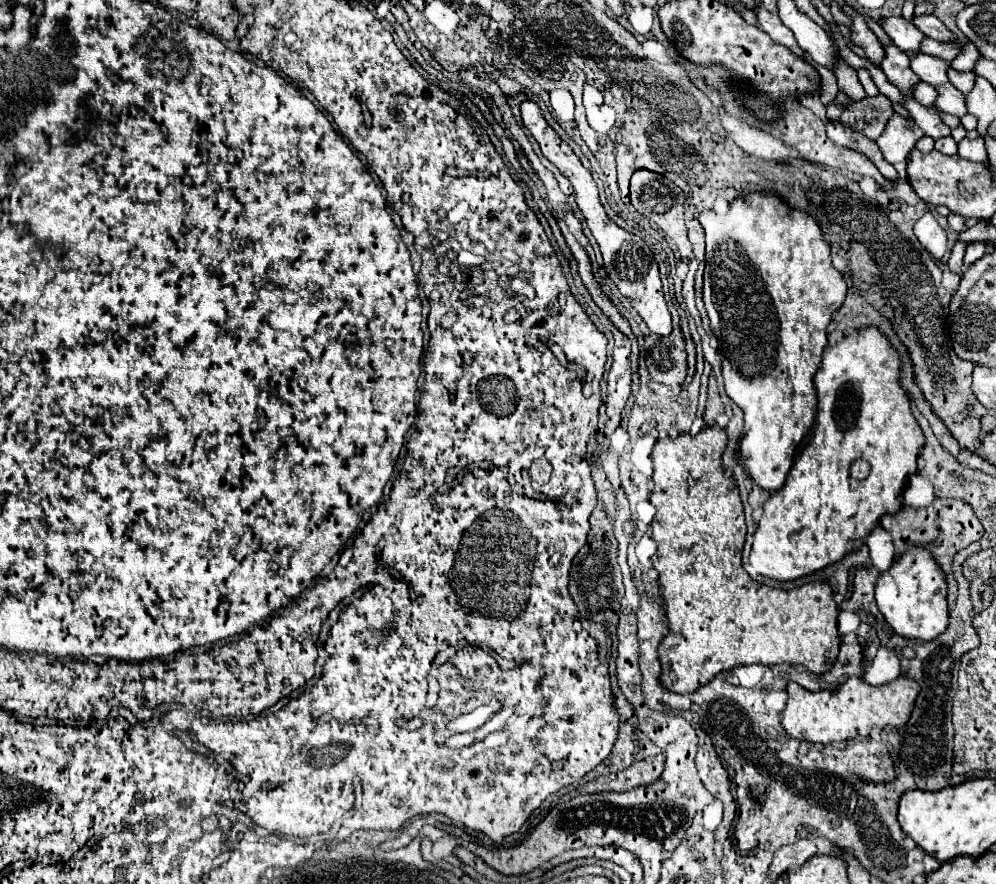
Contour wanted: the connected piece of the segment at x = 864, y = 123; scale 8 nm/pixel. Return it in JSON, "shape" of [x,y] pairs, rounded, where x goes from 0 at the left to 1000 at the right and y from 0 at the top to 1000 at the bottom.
{"shape":[[[882,106],[878,111],[869,109],[857,115],[855,120],[847,122],[843,131],[843,140],[855,145],[857,149],[863,149],[869,156],[882,158],[896,129],[898,129],[896,118],[888,106]]]}

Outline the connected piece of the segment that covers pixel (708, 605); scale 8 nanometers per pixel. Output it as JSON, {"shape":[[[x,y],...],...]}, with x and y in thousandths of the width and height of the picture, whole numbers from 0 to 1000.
{"shape":[[[713,482],[703,486],[699,493],[693,491],[685,491],[681,495],[667,495],[661,498],[657,509],[655,509],[655,523],[657,523],[657,557],[653,561],[653,568],[659,572],[659,584],[655,588],[655,611],[661,615],[661,624],[655,629],[655,638],[663,649],[663,661],[665,661],[665,676],[667,676],[667,688],[669,688],[669,699],[671,699],[671,717],[665,724],[665,733],[671,735],[673,742],[673,760],[675,760],[675,776],[673,781],[679,785],[691,785],[701,781],[703,776],[711,774],[715,767],[719,767],[723,760],[733,760],[741,753],[755,753],[755,751],[767,751],[767,753],[775,753],[775,751],[797,751],[797,753],[807,753],[811,760],[815,762],[825,762],[831,760],[841,742],[841,733],[843,733],[843,719],[841,719],[841,706],[839,706],[839,697],[841,697],[841,686],[837,681],[835,674],[835,665],[829,658],[813,658],[807,661],[805,665],[797,665],[793,670],[789,667],[777,667],[771,663],[763,663],[761,658],[757,658],[749,645],[745,643],[745,620],[747,620],[747,606],[749,606],[749,588],[747,588],[747,579],[745,579],[745,568],[741,561],[741,552],[739,548],[727,538],[725,532],[725,511],[731,502],[731,493],[723,482]]]}

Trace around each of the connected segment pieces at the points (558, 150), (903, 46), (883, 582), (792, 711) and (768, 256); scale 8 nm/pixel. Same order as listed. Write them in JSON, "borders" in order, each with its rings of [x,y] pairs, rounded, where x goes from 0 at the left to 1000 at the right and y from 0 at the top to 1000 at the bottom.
{"borders":[[[[532,113],[524,115],[522,120],[524,127],[524,140],[526,145],[536,154],[536,158],[542,163],[544,174],[562,192],[564,199],[568,199],[576,213],[578,219],[578,231],[582,235],[582,240],[588,247],[590,258],[594,260],[594,267],[598,269],[604,292],[606,292],[606,305],[610,310],[610,314],[620,324],[622,333],[627,337],[633,339],[635,348],[643,355],[643,360],[649,364],[649,369],[653,371],[653,376],[661,378],[661,380],[671,380],[675,376],[675,362],[673,362],[673,353],[669,348],[669,339],[665,333],[665,321],[663,321],[663,312],[661,312],[661,299],[651,281],[651,276],[647,276],[647,271],[643,267],[637,267],[624,258],[620,258],[606,240],[602,224],[600,224],[600,213],[598,206],[592,197],[592,192],[588,192],[584,188],[584,183],[580,181],[580,176],[574,172],[574,167],[564,161],[564,156],[550,143],[550,138],[546,136],[542,122],[538,118],[532,118]]],[[[888,18],[886,32],[906,59],[922,57],[928,43],[928,38],[918,29],[916,23],[908,23],[906,18]]],[[[912,622],[912,627],[906,627],[904,633],[882,654],[880,681],[896,713],[908,722],[936,726],[952,710],[950,656],[940,636],[936,636],[936,629],[932,629],[932,622]]],[[[853,767],[839,781],[811,783],[799,771],[791,771],[791,794],[785,805],[785,824],[801,837],[815,842],[837,842],[857,835],[873,833],[876,824],[906,824],[918,801],[918,792],[924,776],[914,767],[900,767],[900,771],[888,776],[871,776],[865,767]]],[[[751,219],[739,224],[729,244],[707,238],[703,253],[709,262],[707,346],[713,371],[723,387],[729,446],[747,466],[739,523],[751,532],[757,548],[765,554],[779,557],[791,541],[799,505],[817,480],[821,455],[817,423],[825,412],[825,398],[831,389],[829,369],[835,355],[845,346],[851,326],[845,310],[835,301],[833,278],[827,274],[819,251],[815,251],[811,242],[791,238],[779,222]]]]}

